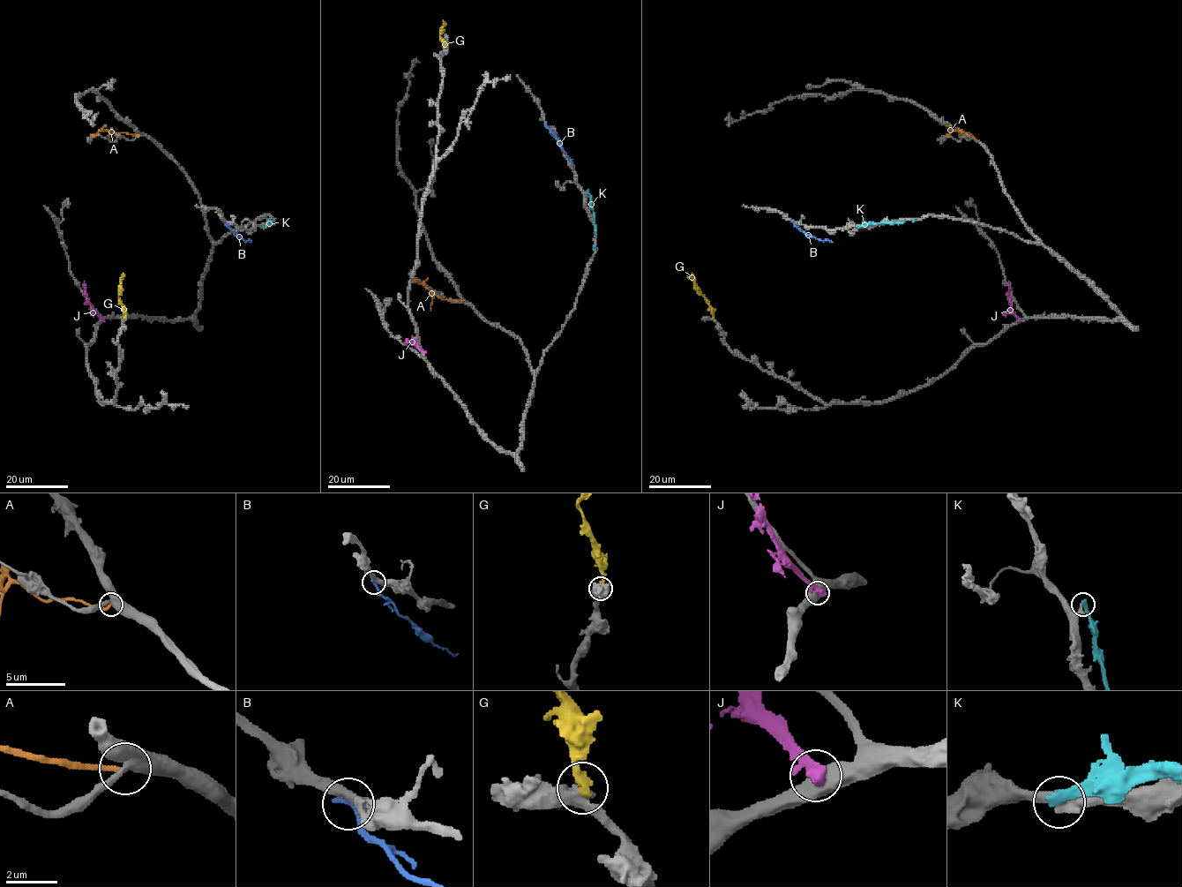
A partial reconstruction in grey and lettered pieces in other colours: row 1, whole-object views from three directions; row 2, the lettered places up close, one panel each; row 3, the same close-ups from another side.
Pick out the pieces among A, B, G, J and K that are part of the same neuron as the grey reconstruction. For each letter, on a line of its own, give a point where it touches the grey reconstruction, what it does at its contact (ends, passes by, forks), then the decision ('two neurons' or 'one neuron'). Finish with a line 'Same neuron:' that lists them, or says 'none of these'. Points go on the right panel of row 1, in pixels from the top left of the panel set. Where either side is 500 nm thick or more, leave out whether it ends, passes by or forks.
A: (968, 135) | it ends | two neurons
B: (792, 221) | it ends | two neurons
G: (713, 318) | it ends | one neuron
J: (1019, 320) | two neurons
K: (858, 227) | it ends | two neurons
Same neuron: G

